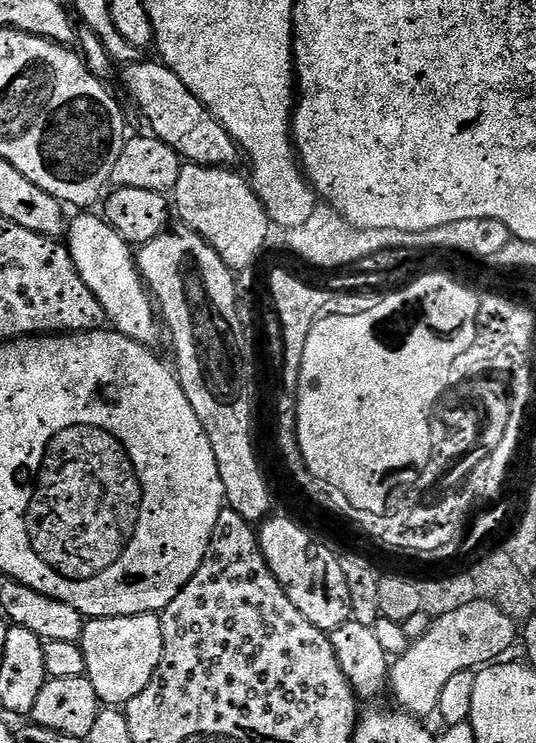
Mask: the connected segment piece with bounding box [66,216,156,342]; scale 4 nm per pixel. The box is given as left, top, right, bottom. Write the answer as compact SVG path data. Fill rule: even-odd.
M96 216L86 217L80 228L70 232L67 233L67 250L72 255L80 277L103 305L105 317L116 323L113 324L115 331L123 336L131 336L141 342L147 341L147 336L156 328L156 320L152 317L154 300L137 268L134 248L124 241L125 233L115 232L106 221L99 220Z

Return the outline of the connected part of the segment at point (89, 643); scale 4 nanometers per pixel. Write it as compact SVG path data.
M156 614L110 616L92 618L85 623L78 644L84 653L87 678L105 705L127 705L157 679L166 655L166 636L164 640L160 619Z

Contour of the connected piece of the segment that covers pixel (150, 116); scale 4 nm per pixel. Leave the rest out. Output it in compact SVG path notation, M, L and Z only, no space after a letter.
M163 62L129 63L123 70L124 84L138 107L144 111L154 135L174 145L185 161L205 166L232 166L236 160L237 141L233 133L188 89L180 77Z

